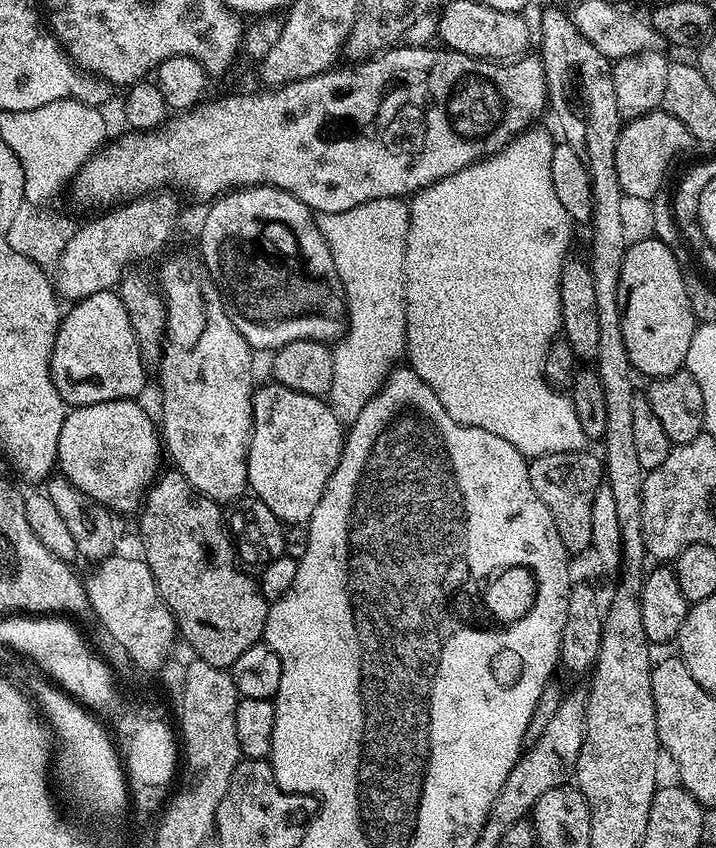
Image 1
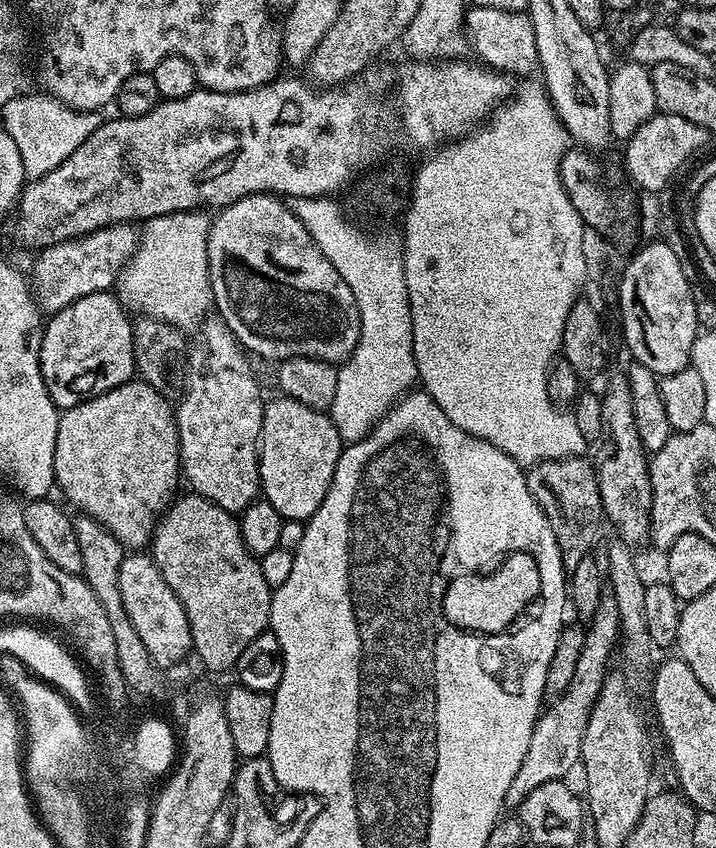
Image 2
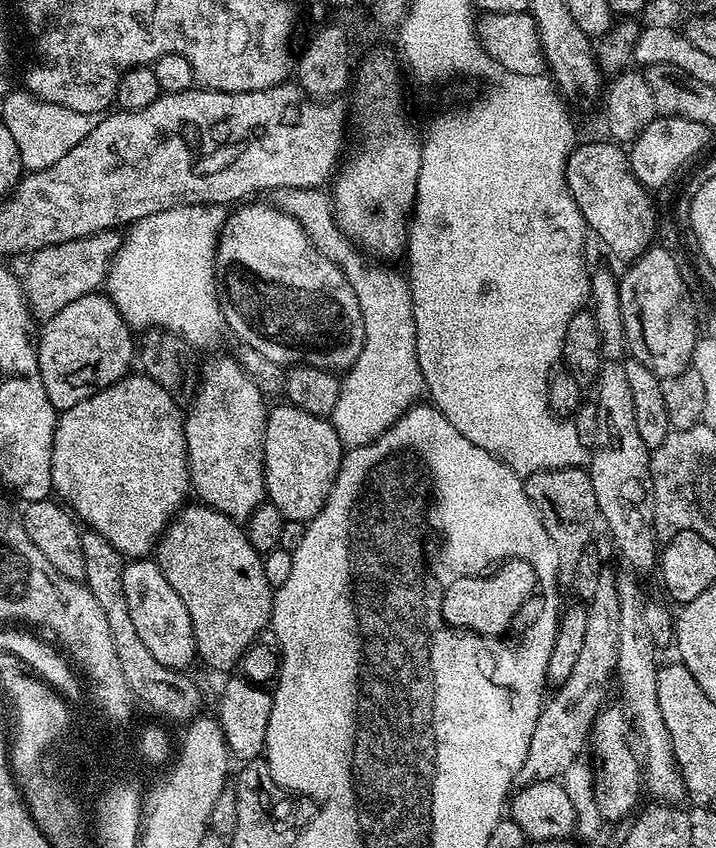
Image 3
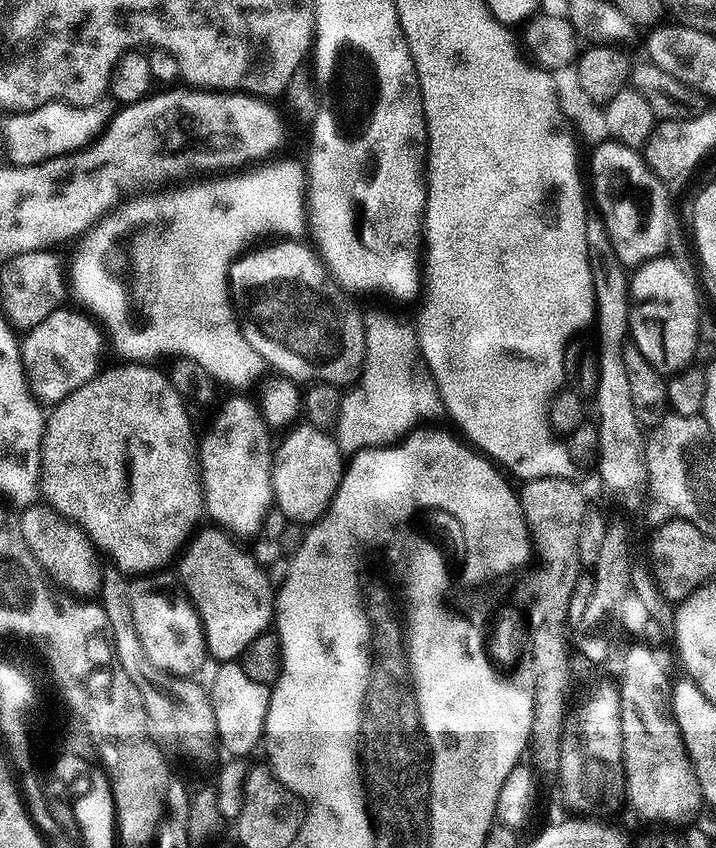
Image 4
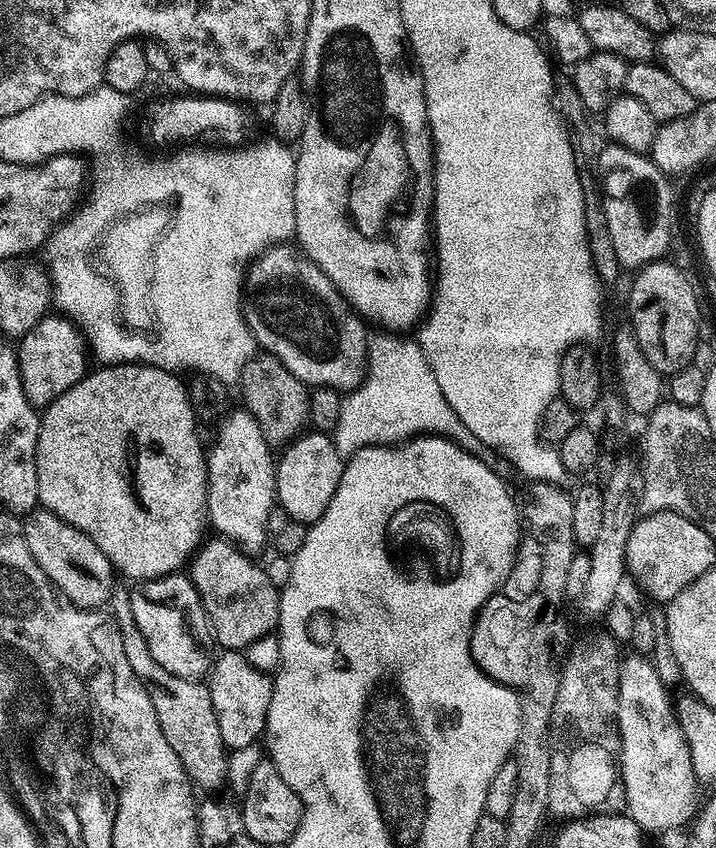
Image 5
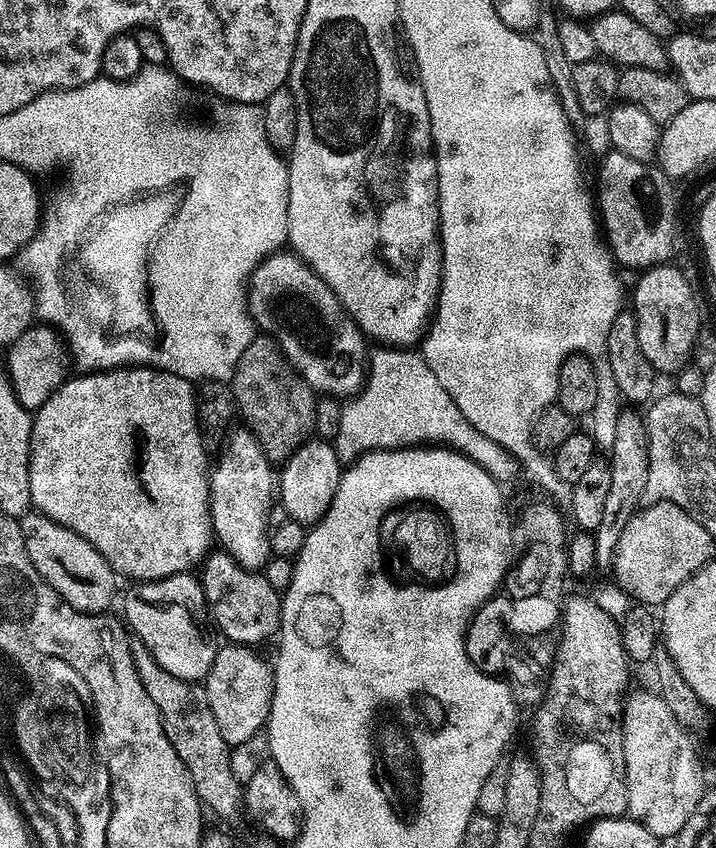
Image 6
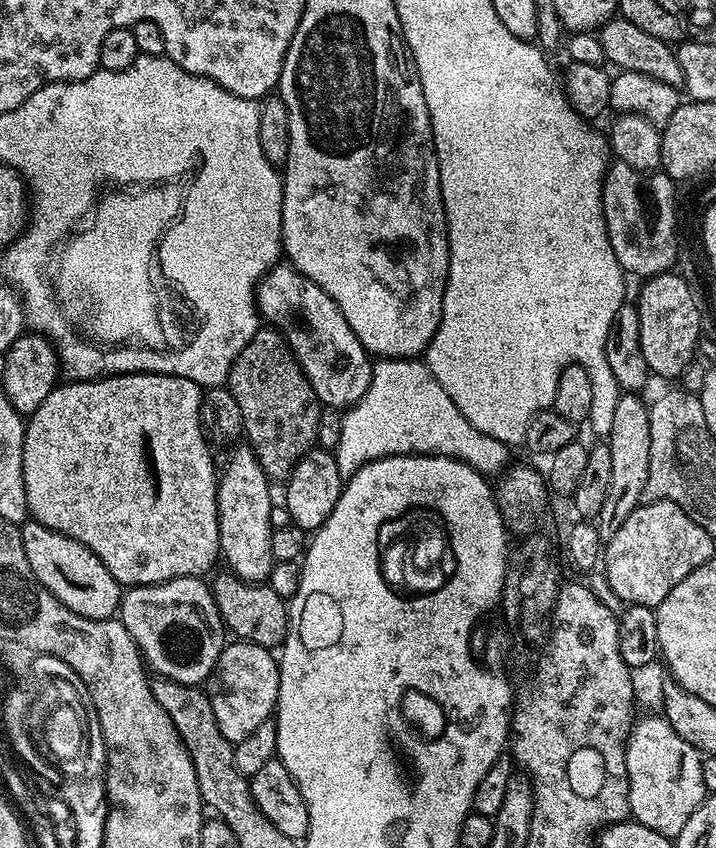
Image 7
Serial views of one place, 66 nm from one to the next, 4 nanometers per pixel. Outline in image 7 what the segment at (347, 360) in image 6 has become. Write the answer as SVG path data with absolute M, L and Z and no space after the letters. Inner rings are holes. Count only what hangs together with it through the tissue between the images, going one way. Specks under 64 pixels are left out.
M277 262L256 286L256 307L260 310L280 308L276 312L279 327L321 405L347 410L366 394L373 361L362 342L358 342L354 330L350 330L350 322L342 318L342 310L338 310L334 298L330 298L322 286L306 278L291 264Z

